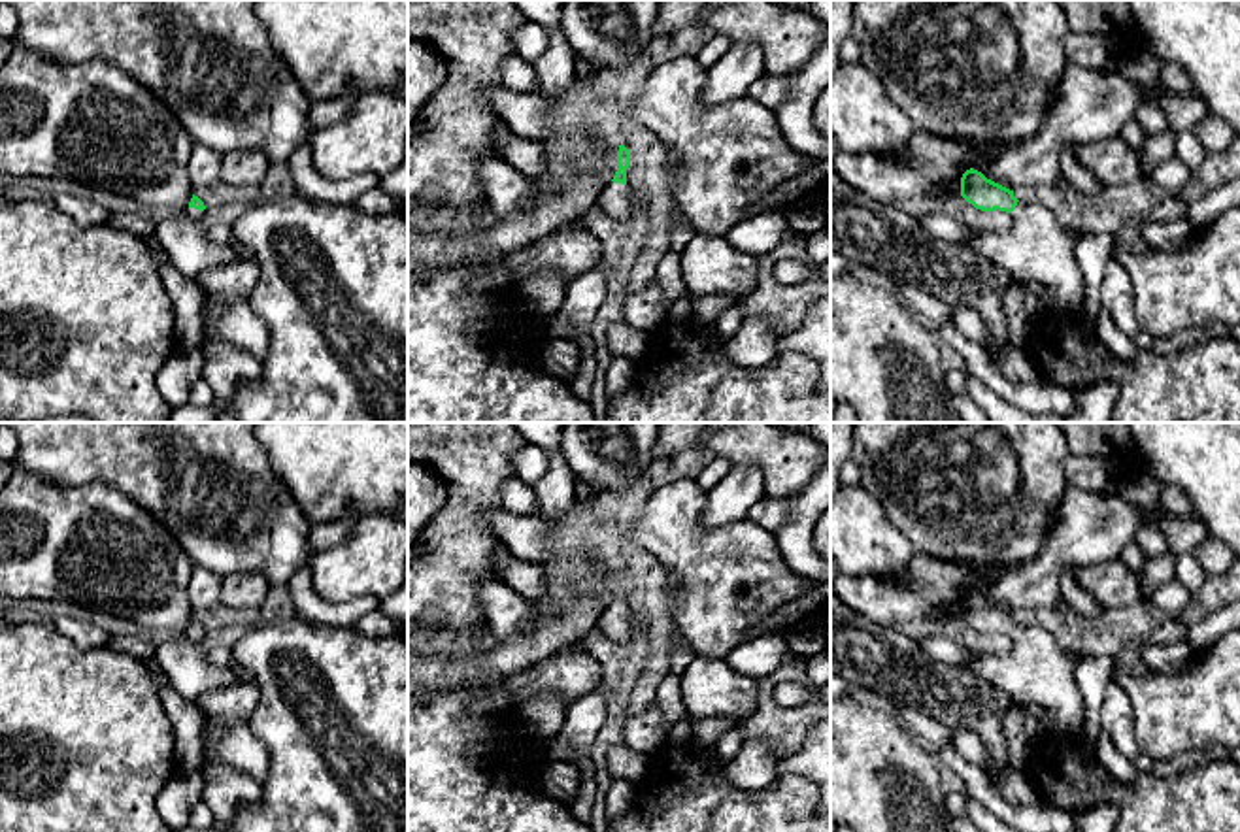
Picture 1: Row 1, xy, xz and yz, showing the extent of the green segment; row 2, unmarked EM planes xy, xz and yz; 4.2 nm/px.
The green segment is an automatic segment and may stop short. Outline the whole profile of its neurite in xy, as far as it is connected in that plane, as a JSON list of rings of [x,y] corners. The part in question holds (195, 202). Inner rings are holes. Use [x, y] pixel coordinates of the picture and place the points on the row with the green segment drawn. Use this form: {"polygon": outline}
{"polygon": [[[193,194],[181,215],[166,215],[155,226],[155,238],[170,260],[193,281],[209,268],[230,264],[242,255],[230,245],[209,240],[204,209],[204,202]]]}

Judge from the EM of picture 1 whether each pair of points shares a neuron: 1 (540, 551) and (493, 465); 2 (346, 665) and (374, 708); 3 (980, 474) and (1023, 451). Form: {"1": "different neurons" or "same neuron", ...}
{"1": "different neurons", "2": "same neuron", "3": "same neuron"}

